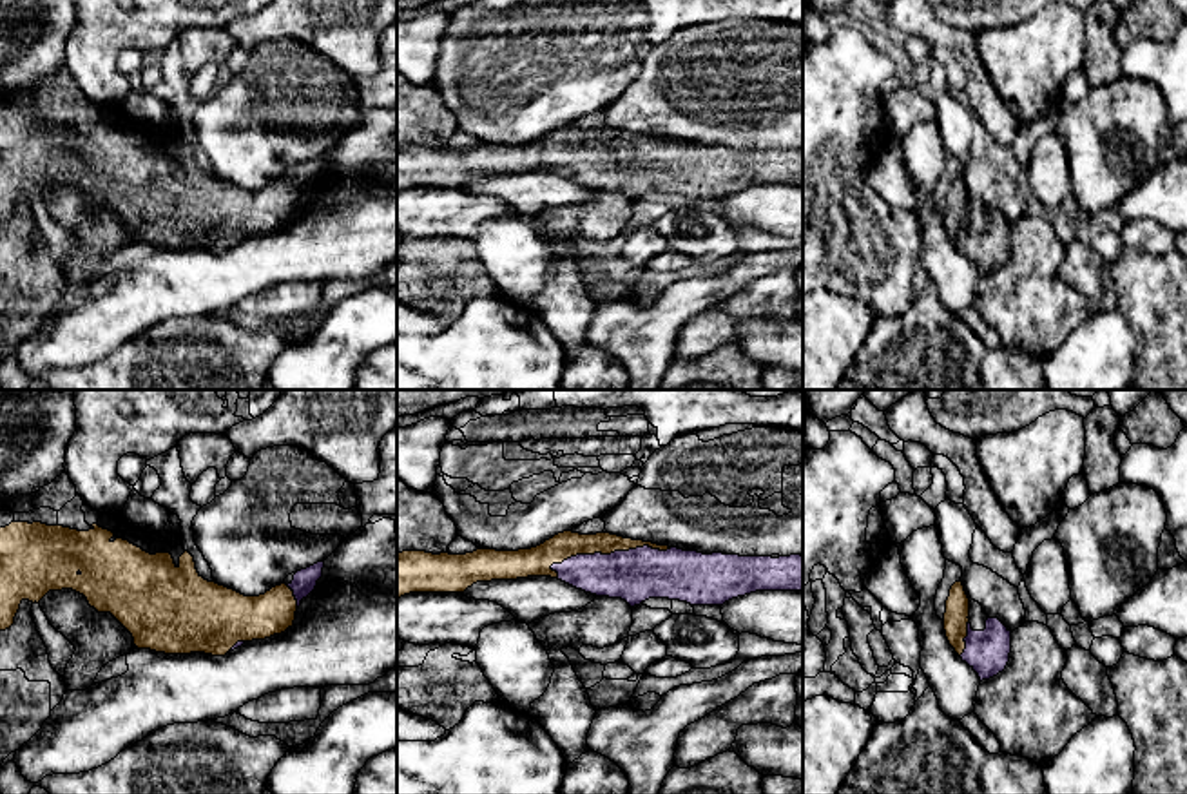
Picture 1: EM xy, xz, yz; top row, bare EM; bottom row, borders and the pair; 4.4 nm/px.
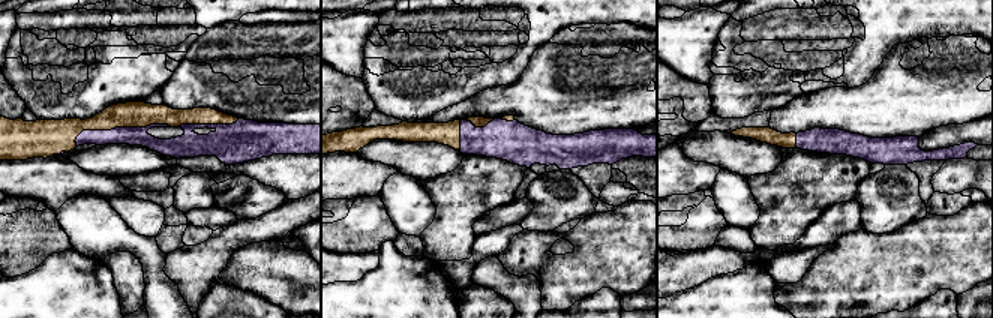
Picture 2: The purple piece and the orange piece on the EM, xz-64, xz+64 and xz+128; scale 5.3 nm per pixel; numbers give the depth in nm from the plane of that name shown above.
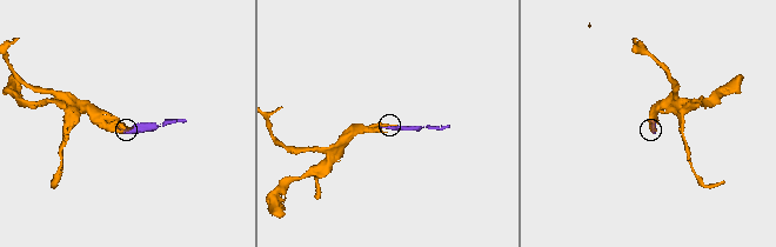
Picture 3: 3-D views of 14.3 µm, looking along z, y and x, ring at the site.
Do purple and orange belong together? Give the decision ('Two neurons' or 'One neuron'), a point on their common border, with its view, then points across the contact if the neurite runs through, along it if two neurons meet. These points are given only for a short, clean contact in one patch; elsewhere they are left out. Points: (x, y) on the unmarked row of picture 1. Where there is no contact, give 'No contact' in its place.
One neuron. Touches purple at xz (611, 147)

